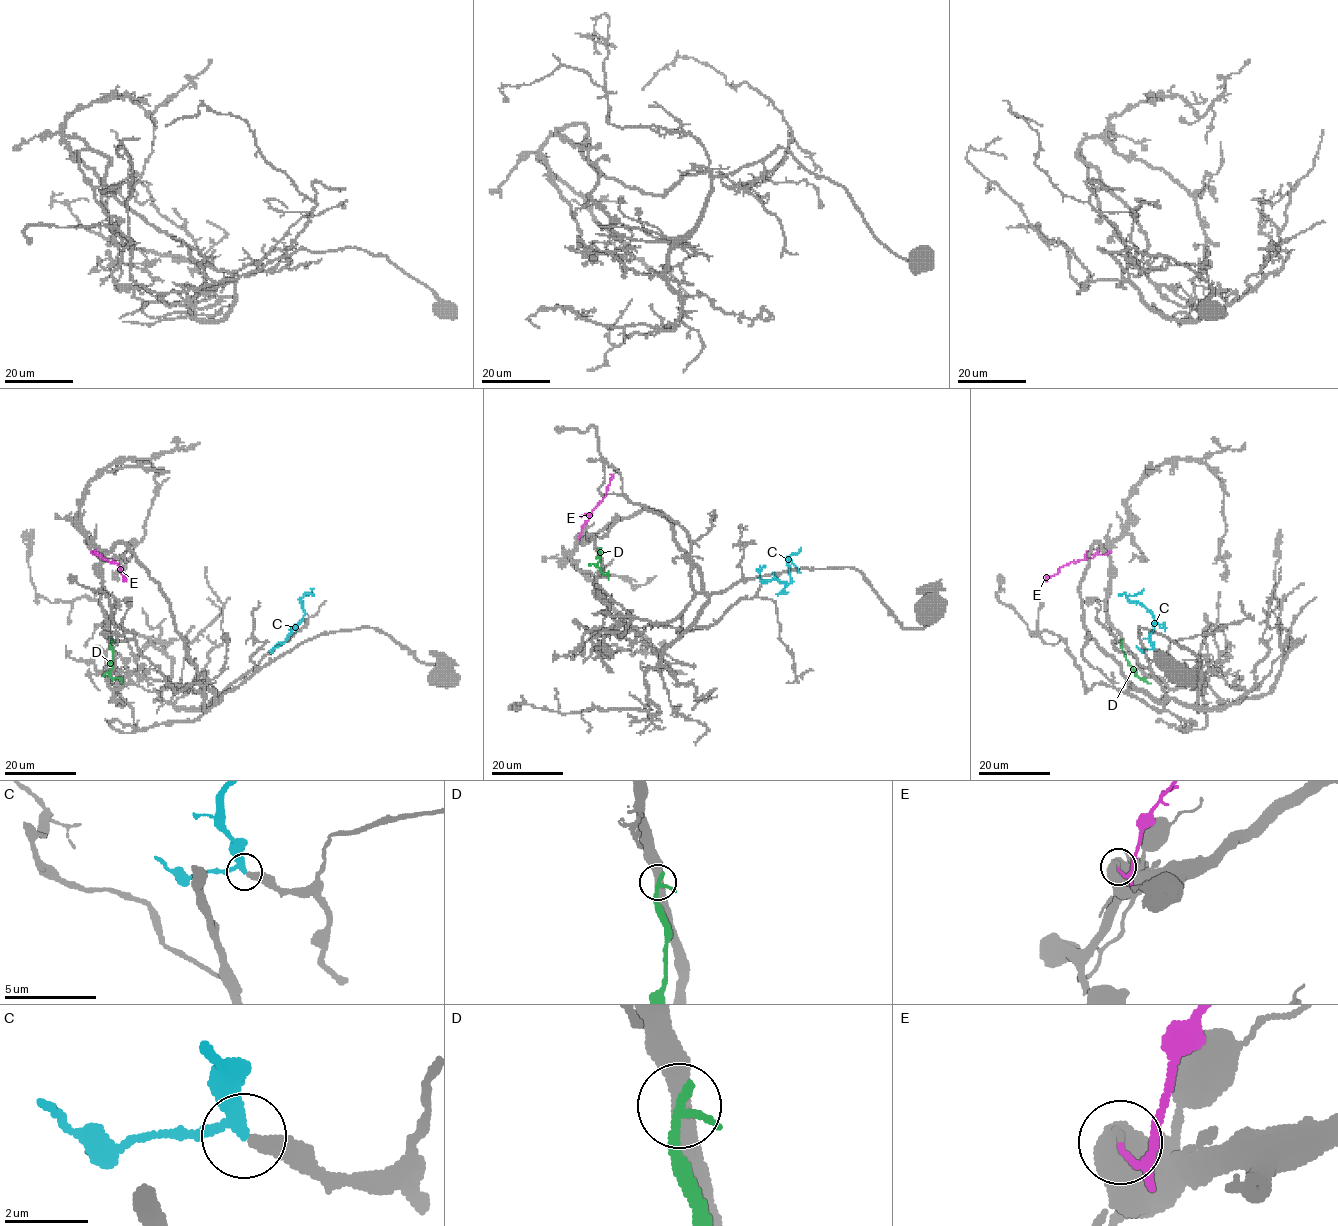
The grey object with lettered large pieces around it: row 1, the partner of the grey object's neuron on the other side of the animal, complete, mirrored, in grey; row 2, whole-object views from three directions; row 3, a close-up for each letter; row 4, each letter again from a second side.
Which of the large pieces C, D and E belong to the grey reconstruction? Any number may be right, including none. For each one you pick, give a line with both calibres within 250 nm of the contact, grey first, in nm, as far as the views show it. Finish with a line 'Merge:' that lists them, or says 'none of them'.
C: 320 nm thick on the grey side, 280 nm on the other
Merge: C

